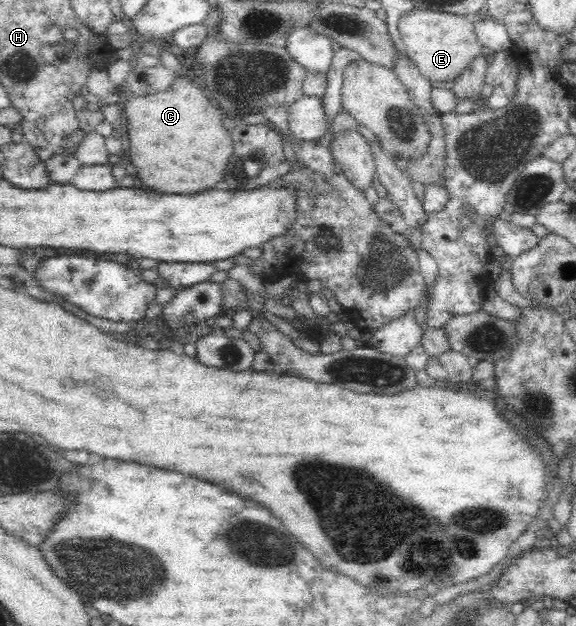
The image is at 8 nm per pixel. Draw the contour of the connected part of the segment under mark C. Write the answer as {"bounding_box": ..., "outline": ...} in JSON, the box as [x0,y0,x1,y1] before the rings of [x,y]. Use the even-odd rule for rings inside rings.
{"bounding_box":[123,72,234,194],"outline":[[[189,72],[175,76],[174,81],[171,82],[167,90],[138,97],[129,96],[127,102],[123,104],[123,116],[127,120],[127,124],[124,127],[125,129],[127,128],[127,136],[129,137],[129,158],[131,164],[137,169],[137,177],[134,182],[140,186],[163,194],[197,194],[203,190],[213,189],[219,183],[219,180],[225,176],[226,164],[233,156],[234,150],[230,132],[223,127],[225,115],[206,97],[202,85]]]}

